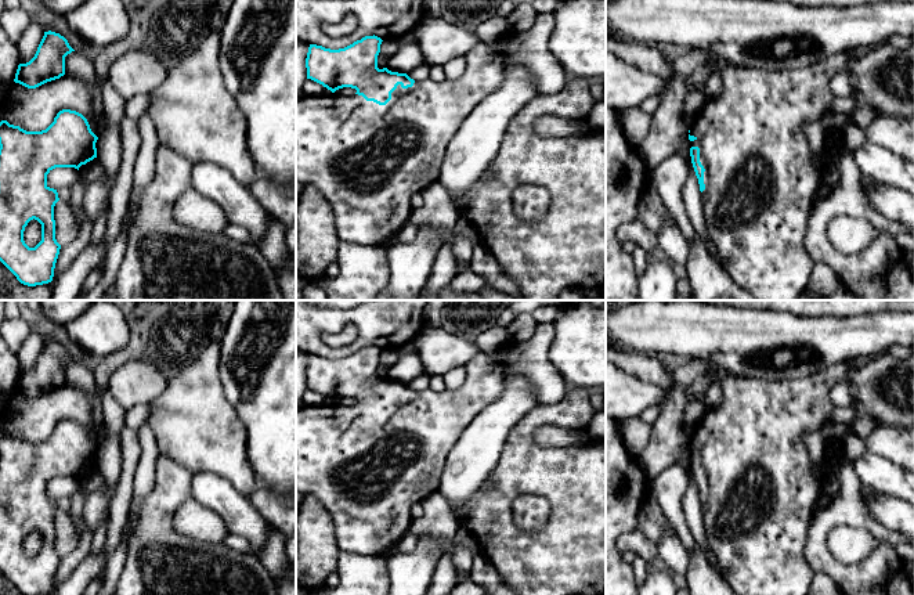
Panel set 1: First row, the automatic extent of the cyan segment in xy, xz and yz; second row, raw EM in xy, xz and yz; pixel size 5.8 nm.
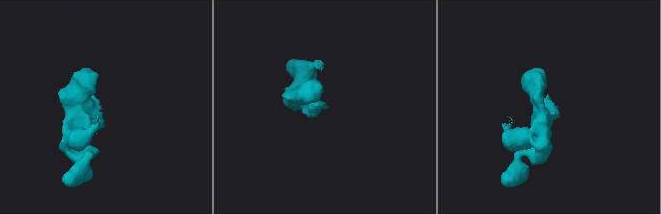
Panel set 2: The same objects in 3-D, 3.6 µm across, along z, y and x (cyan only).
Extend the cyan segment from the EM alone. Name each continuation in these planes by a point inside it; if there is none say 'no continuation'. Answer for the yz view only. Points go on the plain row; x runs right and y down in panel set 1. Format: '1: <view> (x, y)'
1: yz (761, 489)

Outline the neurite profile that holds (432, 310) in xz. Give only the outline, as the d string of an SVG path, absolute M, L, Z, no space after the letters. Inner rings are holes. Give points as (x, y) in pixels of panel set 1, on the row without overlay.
M427 300L423 309L423 325L438 327L440 313L445 304L445 300Z

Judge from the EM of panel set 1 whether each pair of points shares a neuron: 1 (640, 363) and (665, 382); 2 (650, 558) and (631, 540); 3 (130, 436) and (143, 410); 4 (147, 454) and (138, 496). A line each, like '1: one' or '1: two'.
1: one
2: one
3: two
4: one

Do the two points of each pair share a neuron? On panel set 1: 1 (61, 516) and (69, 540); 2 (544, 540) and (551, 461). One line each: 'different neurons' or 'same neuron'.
1: same neuron
2: same neuron

